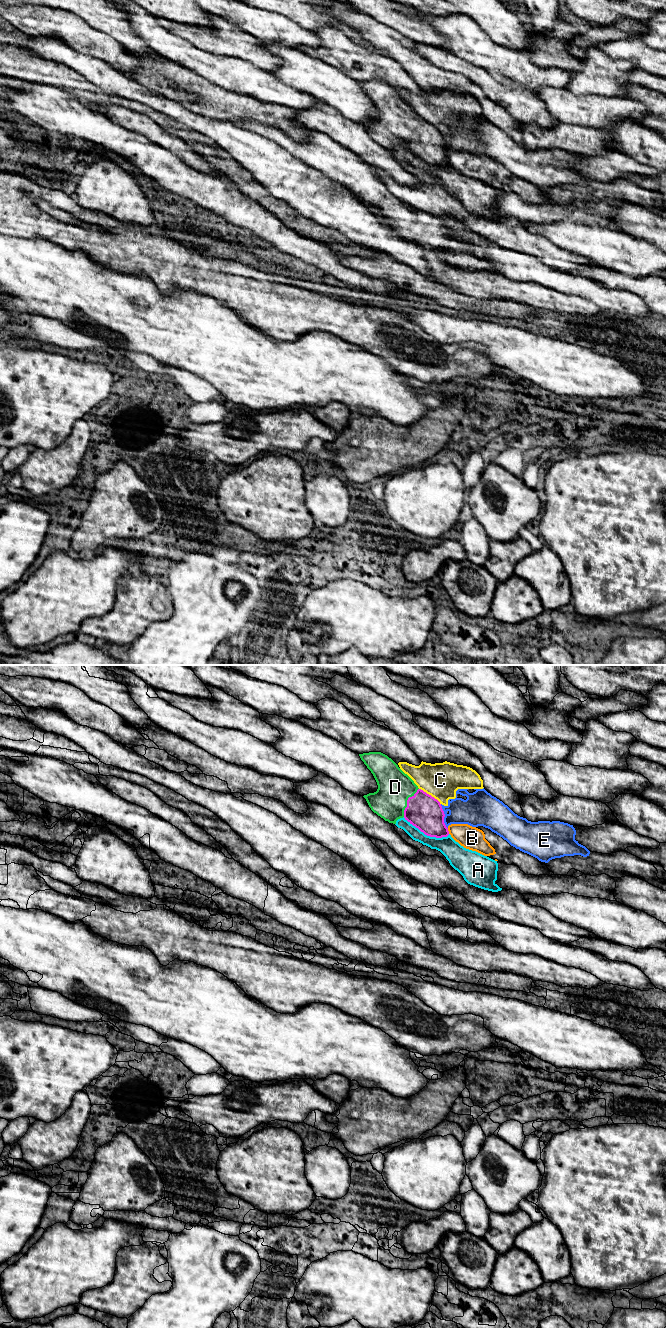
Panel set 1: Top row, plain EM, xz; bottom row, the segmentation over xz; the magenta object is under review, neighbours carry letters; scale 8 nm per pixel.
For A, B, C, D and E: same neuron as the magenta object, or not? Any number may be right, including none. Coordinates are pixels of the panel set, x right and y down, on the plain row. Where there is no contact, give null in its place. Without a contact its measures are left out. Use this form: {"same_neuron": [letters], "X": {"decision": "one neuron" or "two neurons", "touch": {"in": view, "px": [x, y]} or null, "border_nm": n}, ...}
{"same_neuron": ["D"], "A": {"decision": "two neurons", "touch": {"in": "xz", "px": [426, 162]}, "border_nm": 400}, "B": {"decision": "two neurons", "touch": {"in": "xz", "px": [448, 159]}, "border_nm": 50}, "C": {"decision": "two neurons", "touch": {"in": "xz", "px": [430, 123]}, "border_nm": 220}, "D": {"decision": "one neuron", "touch": {"in": "xz", "px": [407, 130]}, "border_nm": 260}, "E": {"decision": "two neurons", "touch": {"in": "xz", "px": [444, 144]}, "border_nm": 200}}

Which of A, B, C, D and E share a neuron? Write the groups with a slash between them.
A / B C / D / E

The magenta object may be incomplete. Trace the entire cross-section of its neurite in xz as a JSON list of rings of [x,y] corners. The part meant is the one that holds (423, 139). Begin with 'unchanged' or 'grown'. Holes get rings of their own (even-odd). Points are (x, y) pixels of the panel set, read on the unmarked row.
grown | [[[381,80],[359,84],[378,113],[376,120],[363,124],[374,141],[393,152],[404,145],[430,165],[449,163],[440,130],[419,117],[391,86]]]

